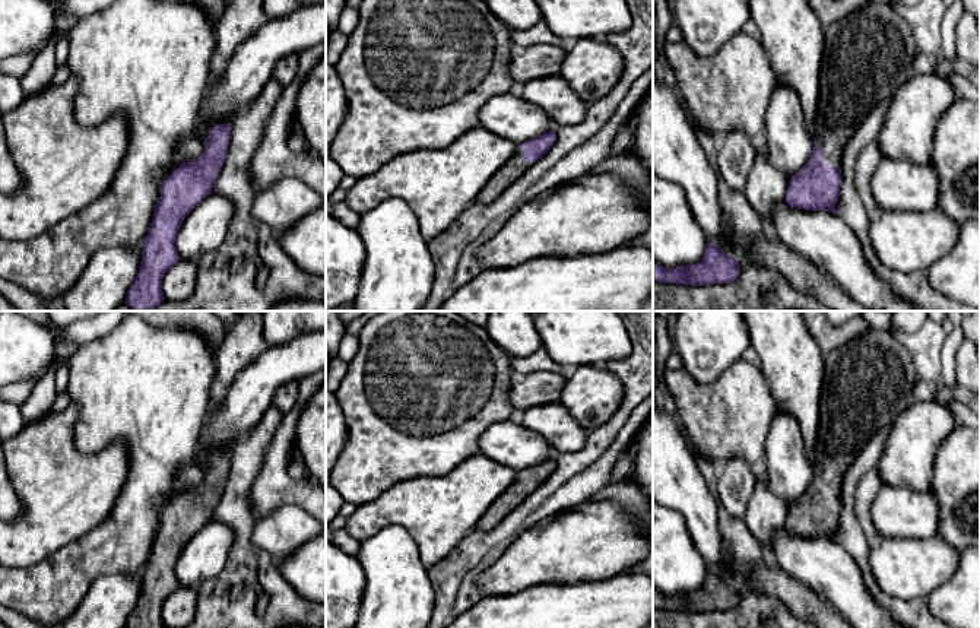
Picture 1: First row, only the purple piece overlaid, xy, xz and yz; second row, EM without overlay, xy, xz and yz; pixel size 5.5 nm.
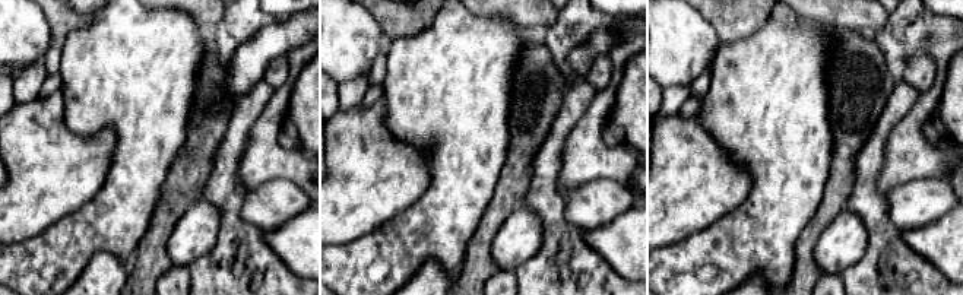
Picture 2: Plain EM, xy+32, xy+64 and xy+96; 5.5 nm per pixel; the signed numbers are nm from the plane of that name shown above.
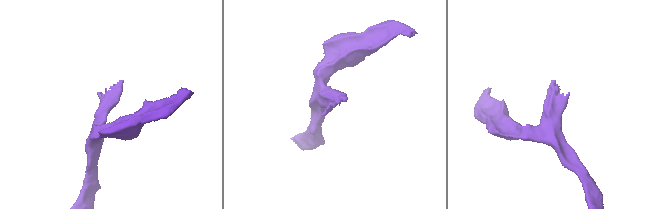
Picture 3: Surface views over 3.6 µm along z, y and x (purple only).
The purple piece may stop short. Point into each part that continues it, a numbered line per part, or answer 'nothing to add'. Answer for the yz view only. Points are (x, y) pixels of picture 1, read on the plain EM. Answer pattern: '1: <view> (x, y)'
1: yz (869, 380)

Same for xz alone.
1: xz (510, 500)

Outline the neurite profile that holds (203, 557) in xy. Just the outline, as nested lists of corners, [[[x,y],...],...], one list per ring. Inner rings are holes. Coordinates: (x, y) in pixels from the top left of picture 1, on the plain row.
[[[210,520],[183,548],[175,564],[180,587],[197,589],[204,580],[216,577],[225,565],[232,545],[228,526]]]

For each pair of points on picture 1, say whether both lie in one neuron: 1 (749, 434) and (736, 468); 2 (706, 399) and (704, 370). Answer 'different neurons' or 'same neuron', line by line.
1: different neurons
2: different neurons

